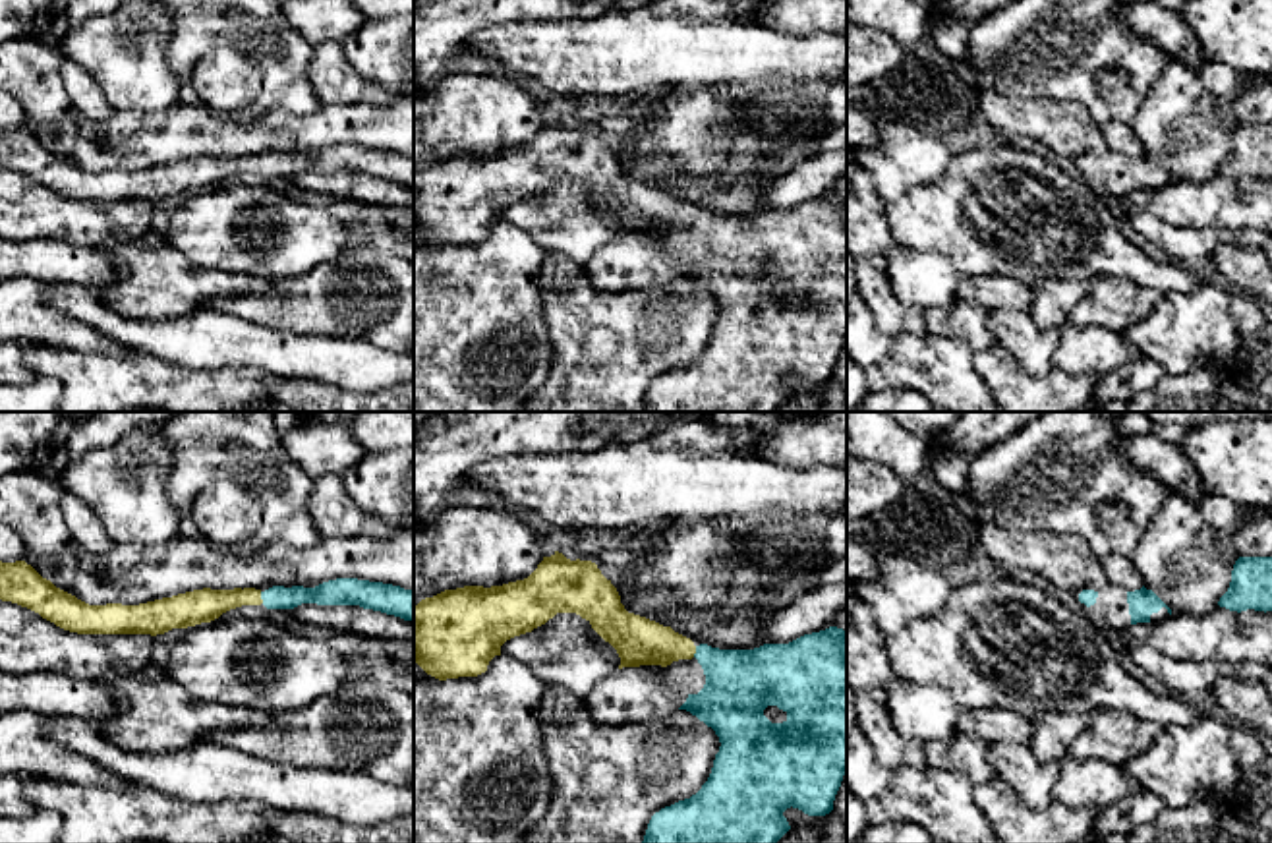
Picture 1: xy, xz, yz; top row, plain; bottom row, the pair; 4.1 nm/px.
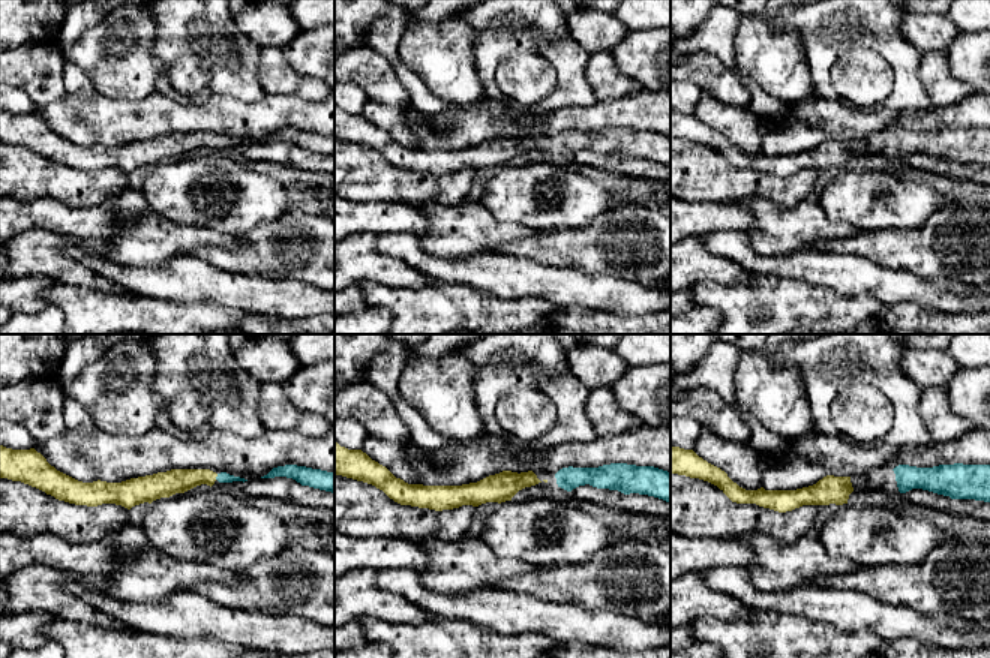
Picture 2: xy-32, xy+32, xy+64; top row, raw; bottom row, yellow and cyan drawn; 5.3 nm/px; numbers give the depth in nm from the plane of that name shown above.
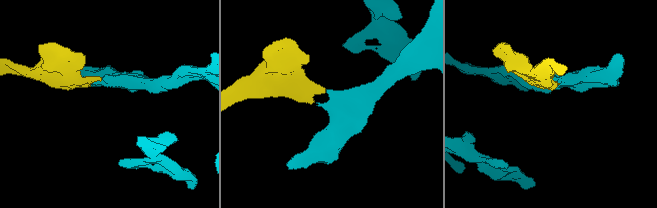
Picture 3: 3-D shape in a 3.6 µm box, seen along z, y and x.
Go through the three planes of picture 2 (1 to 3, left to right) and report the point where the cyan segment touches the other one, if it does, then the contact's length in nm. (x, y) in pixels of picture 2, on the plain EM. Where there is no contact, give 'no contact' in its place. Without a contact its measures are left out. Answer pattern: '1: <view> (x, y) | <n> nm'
1: xy-32 (216, 140) | 40 nm
2: no contact
3: no contact

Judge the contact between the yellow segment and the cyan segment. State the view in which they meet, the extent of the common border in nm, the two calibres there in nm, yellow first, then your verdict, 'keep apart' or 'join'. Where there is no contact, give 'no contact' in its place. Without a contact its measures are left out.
xy | 50 nm | 140/100 nm | join

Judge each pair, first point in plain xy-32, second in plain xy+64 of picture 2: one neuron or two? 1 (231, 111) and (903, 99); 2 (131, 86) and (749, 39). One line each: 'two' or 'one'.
1: two
2: one

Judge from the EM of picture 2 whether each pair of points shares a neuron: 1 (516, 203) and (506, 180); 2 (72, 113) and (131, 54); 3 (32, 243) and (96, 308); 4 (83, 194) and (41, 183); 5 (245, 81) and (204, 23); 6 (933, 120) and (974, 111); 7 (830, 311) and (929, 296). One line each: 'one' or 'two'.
1: one
2: two
3: two
4: one
5: one
6: one
7: two

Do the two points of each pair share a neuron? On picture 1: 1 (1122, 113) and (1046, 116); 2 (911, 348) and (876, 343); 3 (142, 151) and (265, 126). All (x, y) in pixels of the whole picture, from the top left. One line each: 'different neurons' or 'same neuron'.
1: different neurons
2: different neurons
3: same neuron

